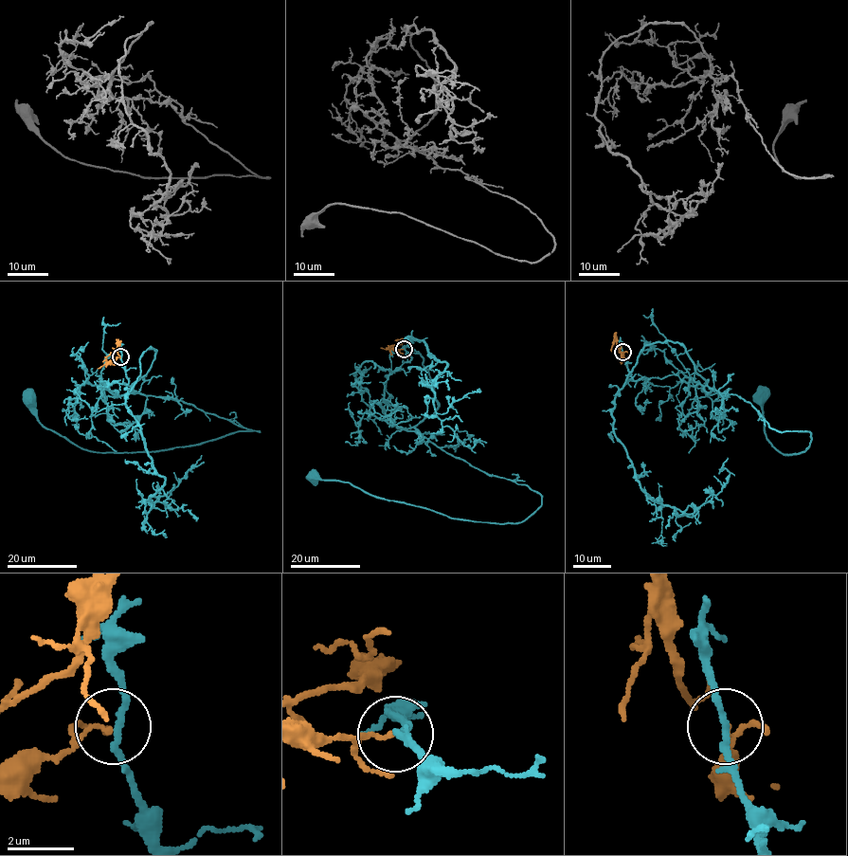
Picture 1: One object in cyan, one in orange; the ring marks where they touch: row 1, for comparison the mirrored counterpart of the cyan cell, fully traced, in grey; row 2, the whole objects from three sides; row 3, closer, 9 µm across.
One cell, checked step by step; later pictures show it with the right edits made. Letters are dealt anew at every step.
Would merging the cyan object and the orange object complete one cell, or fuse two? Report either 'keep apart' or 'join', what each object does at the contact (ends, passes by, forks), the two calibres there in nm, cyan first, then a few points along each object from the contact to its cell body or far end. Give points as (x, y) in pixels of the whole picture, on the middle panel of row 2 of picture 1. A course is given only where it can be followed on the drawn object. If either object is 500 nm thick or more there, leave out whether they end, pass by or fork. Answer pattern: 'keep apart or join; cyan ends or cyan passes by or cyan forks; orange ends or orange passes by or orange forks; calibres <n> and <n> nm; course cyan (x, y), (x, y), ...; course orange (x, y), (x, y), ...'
keep apart; cyan passes by; orange ends; calibres 190 and 120 nm; course cyan (404, 349), (410, 360), (384, 384), (387, 421), (529, 486), (541, 504), (520, 522), (449, 518), (310, 475); course orange (404, 349), (389, 348), (399, 344), (403, 338)

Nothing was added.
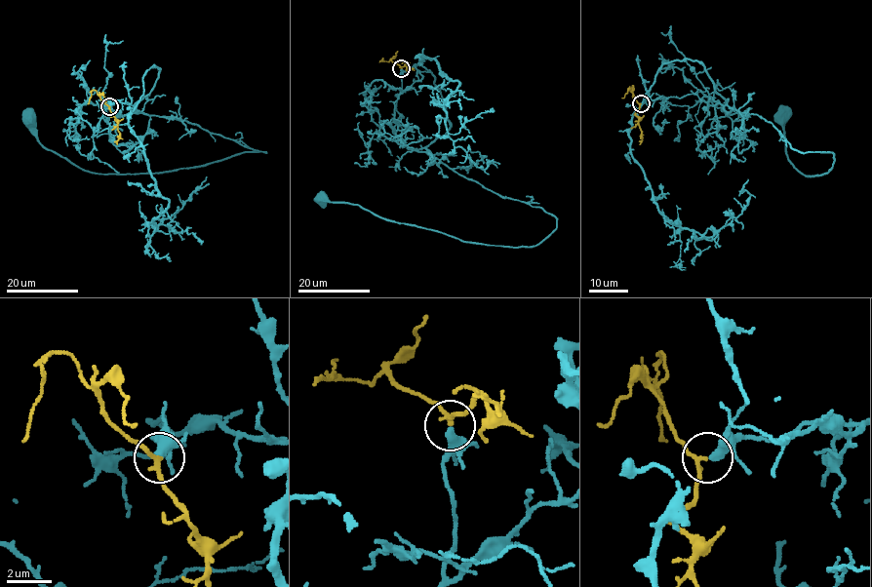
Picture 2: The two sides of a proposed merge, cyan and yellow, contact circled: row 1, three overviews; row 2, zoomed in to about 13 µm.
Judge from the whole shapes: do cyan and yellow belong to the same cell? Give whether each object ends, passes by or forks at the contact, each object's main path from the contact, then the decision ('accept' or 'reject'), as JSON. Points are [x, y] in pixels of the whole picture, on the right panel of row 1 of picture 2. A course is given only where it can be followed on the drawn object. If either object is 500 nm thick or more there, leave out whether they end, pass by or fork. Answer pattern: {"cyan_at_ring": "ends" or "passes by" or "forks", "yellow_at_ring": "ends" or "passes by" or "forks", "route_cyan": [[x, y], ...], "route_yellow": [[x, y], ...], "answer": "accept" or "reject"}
{"cyan_at_ring": "ends", "yellow_at_ring": "passes by", "route_cyan": [[642, 103], [695, 94], [757, 114], [793, 148], [832, 152], [827, 172], [807, 176], [789, 161], [780, 105]], "route_yellow": [[641, 103], [636, 114], [642, 132], [640, 144]], "answer": "accept"}

